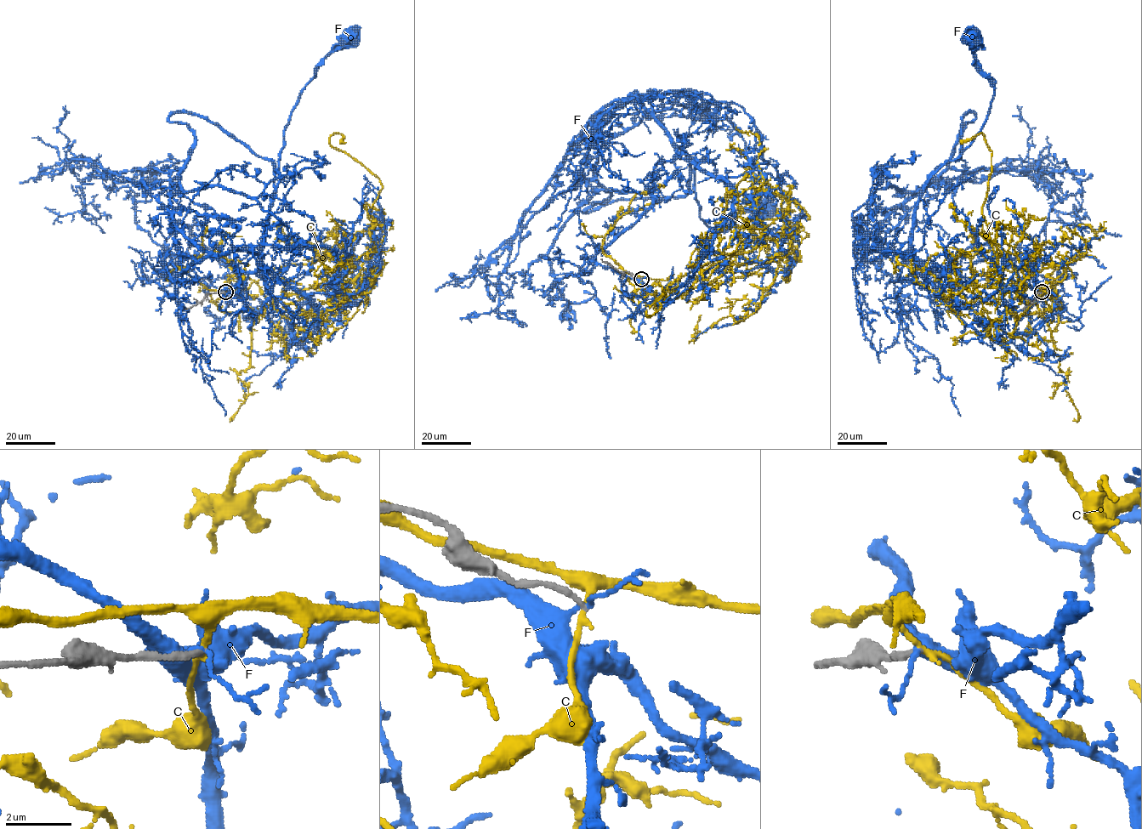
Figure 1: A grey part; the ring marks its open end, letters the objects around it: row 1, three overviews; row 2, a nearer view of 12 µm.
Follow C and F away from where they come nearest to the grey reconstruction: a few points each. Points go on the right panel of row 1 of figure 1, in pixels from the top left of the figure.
C: (1042, 292), (1065, 268), (1001, 224), (997, 254), (982, 212), (991, 151), (982, 133), (960, 143)
F: (1042, 292), (1019, 258), (924, 272), (911, 252), (923, 186), (969, 144), (992, 100), (971, 38)

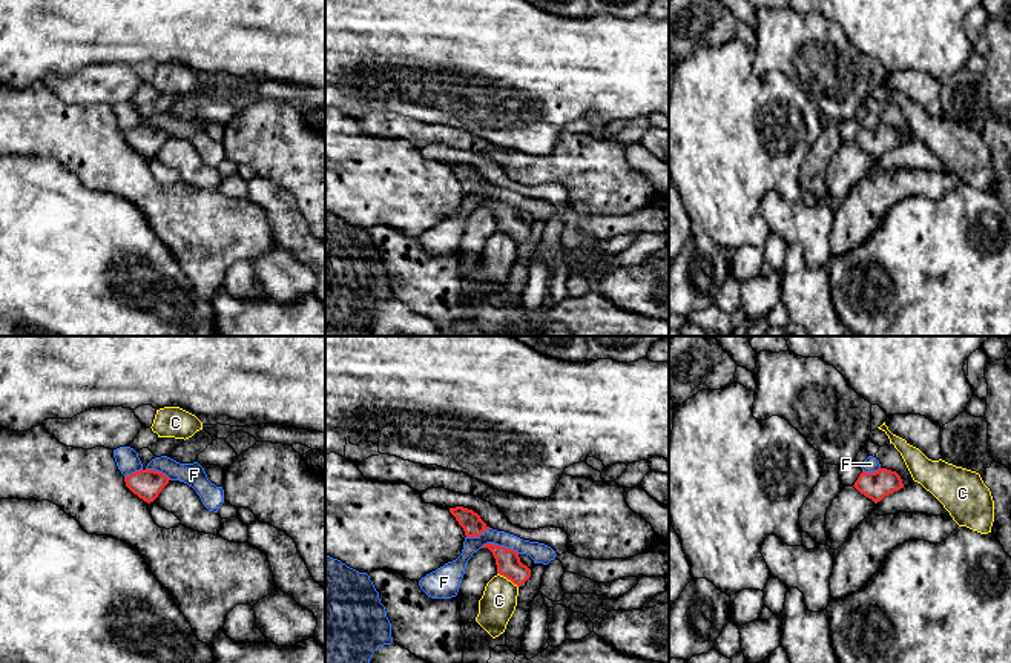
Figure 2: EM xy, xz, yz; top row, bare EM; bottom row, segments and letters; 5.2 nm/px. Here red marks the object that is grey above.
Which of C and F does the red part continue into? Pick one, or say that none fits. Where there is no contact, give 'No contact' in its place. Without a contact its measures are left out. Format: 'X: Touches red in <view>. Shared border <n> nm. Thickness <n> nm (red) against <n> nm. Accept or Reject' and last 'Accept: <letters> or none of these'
C: Touches red in xz. Shared border 130 nm. Thickness 130 nm (red) against 190 nm. Reject
F: Touches red in xz. Shared border 220 nm. Thickness 130 nm (red) against 110 nm. Reject
Accept: none of these

